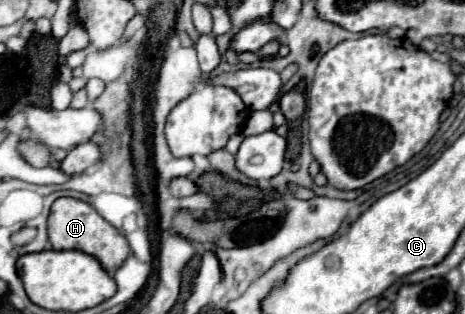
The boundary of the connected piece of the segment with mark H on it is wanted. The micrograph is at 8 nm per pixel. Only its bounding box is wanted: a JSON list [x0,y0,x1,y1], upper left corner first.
[48,197,130,271]

